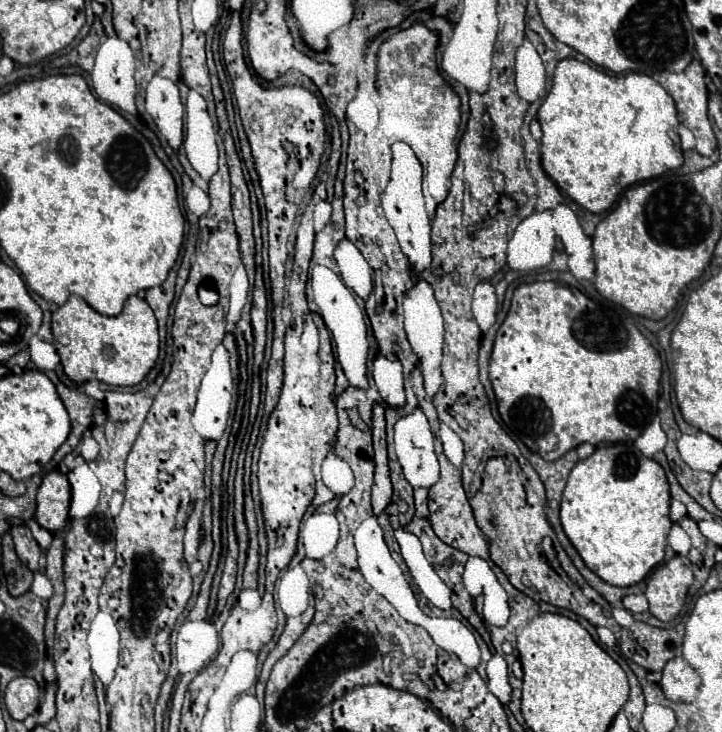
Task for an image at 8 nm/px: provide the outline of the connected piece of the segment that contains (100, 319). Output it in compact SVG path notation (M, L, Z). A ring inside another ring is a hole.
M70 295L68 301L52 313L52 335L64 373L74 383L94 379L116 387L136 385L154 367L160 353L156 317L138 295L128 297L122 313L114 317L106 317L94 311L82 297Z

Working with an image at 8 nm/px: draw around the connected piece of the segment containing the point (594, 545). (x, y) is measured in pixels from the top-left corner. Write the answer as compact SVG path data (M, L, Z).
M628 443L598 447L588 459L582 459L570 471L562 505L560 521L570 543L582 555L584 563L606 583L616 587L630 587L640 583L665 558L666 537L670 533L670 487L664 469L644 457Z

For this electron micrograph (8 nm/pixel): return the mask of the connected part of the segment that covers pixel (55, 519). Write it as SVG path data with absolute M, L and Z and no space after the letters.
M50 471L42 477L36 495L36 521L50 533L58 533L68 523L70 483L62 471Z

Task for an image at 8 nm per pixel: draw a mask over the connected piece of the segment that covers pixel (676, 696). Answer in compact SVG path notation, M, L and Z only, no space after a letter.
M674 657L666 663L662 671L660 687L670 701L692 703L698 695L700 675L682 657Z

